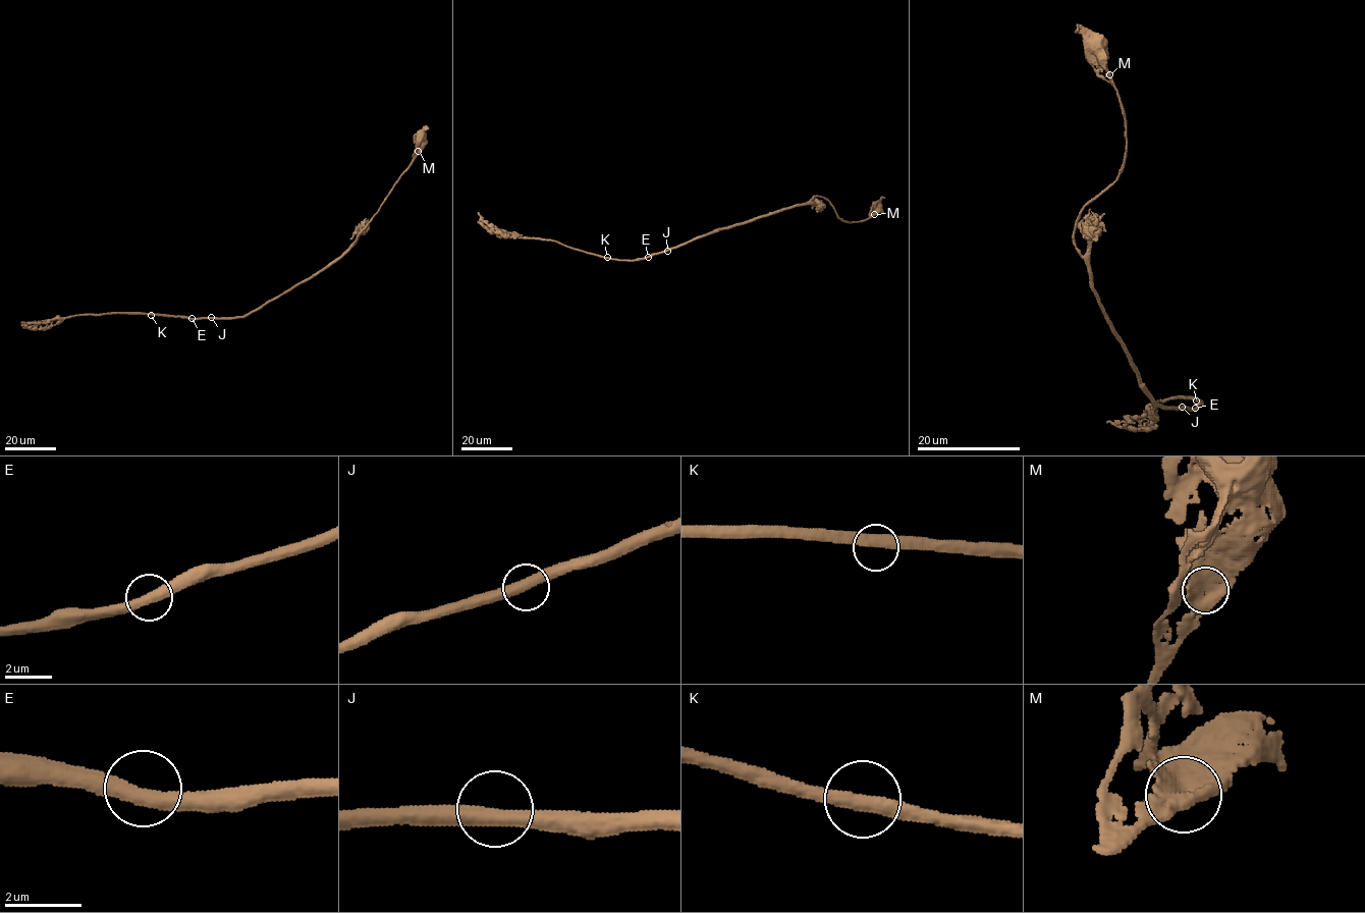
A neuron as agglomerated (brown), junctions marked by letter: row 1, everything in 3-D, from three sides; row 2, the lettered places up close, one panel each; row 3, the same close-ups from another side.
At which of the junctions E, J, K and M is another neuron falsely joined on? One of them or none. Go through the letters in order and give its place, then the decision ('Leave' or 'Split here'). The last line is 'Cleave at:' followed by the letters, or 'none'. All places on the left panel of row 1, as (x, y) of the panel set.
E: Place: (192, 318). Leave
J: Place: (211, 317). Leave
K: Place: (151, 315). Leave
M: Place: (418, 151). Leave
Cleave at: none

